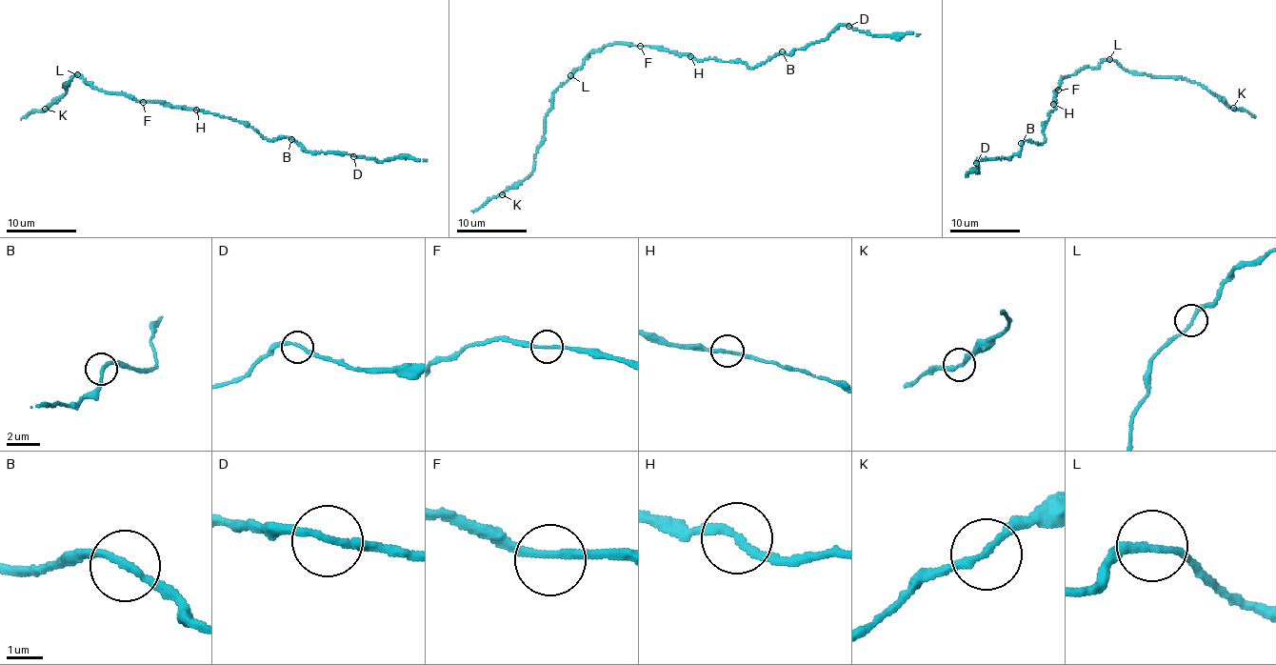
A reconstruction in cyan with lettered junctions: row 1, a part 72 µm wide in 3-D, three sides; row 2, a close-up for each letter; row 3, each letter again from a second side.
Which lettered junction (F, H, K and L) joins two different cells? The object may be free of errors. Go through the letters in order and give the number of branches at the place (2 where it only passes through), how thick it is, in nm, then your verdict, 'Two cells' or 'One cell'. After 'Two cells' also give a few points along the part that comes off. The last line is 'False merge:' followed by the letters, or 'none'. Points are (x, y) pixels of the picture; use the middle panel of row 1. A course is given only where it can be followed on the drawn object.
F: Branches: 2. Thickness 190 nm. One cell
H: Branches: 2. Thickness 200 nm. One cell
K: Branches: 2. Thickness 200 nm. One cell
L: Branches: 2. Thickness 200 nm. One cell
False merge: none

